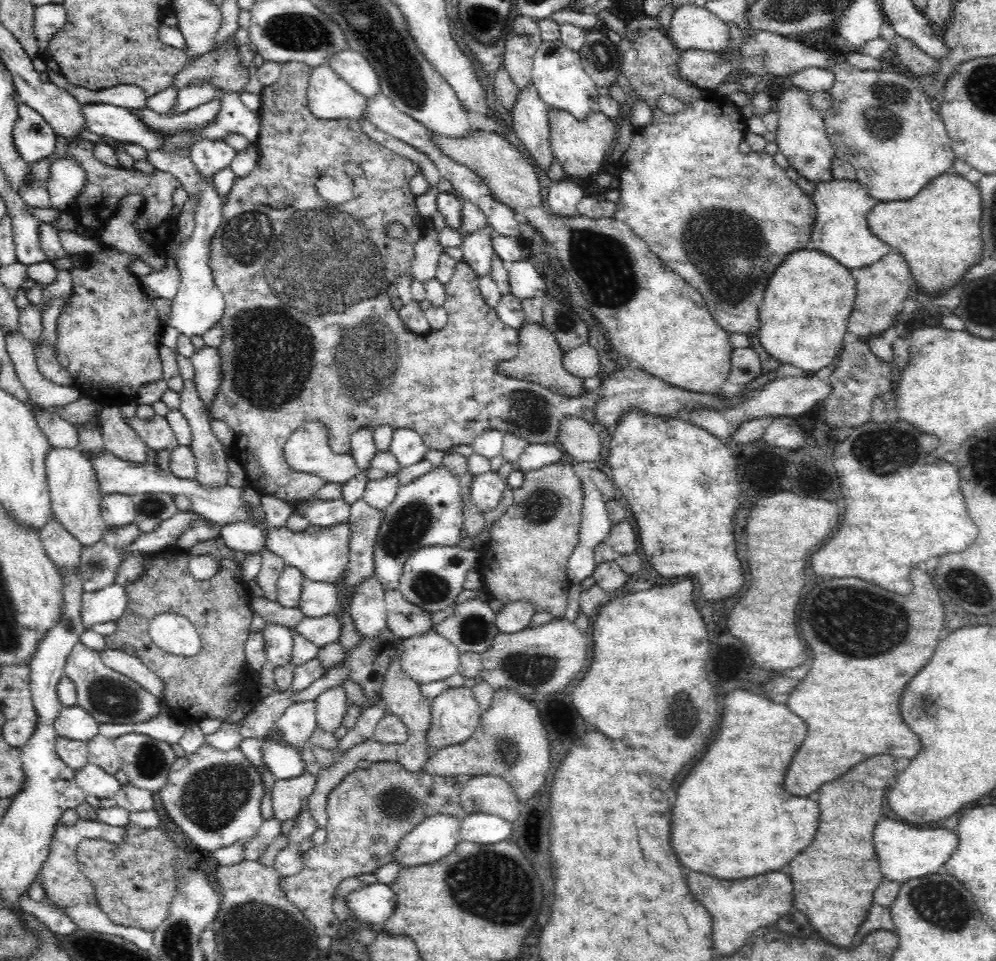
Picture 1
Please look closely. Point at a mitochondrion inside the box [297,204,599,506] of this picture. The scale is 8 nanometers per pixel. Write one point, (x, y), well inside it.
(526, 410)

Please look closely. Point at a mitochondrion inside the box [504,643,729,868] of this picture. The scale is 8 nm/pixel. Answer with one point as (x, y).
(682, 712)

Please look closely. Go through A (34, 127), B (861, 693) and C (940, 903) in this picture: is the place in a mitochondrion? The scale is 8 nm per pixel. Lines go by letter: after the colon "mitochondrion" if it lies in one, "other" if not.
A: mitochondrion
B: other
C: mitochondrion

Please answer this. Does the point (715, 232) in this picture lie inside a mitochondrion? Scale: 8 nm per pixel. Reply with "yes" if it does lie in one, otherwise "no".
yes

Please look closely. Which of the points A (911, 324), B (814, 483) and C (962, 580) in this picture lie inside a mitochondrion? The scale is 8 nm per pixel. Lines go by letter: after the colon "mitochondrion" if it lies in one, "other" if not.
A: other
B: other
C: mitochondrion

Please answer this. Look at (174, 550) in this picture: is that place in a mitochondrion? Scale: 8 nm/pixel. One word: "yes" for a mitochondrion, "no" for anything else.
no

